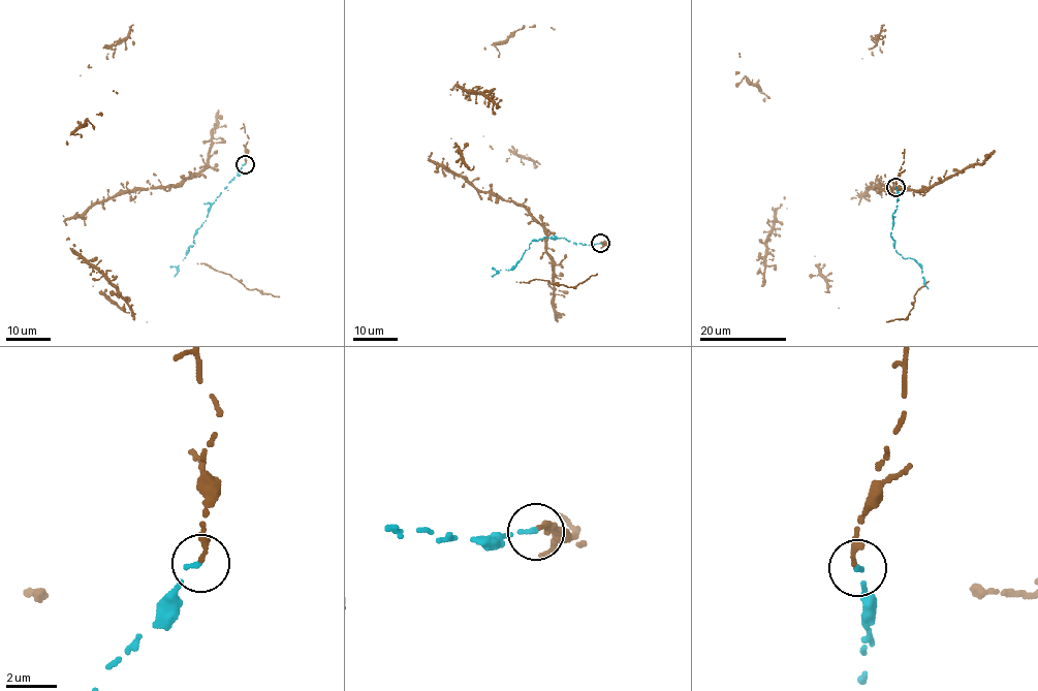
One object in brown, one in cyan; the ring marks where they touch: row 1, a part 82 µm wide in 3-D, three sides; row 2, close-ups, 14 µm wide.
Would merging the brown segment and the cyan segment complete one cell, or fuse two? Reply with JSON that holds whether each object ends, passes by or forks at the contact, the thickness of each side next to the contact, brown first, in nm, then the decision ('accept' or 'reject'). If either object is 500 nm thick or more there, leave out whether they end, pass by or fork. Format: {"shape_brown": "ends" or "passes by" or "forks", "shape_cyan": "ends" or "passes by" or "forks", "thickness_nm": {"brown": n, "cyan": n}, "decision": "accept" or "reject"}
{"shape_brown": "ends", "shape_cyan": "ends", "thickness_nm": {"brown": 200, "cyan": 180}, "decision": "accept"}

